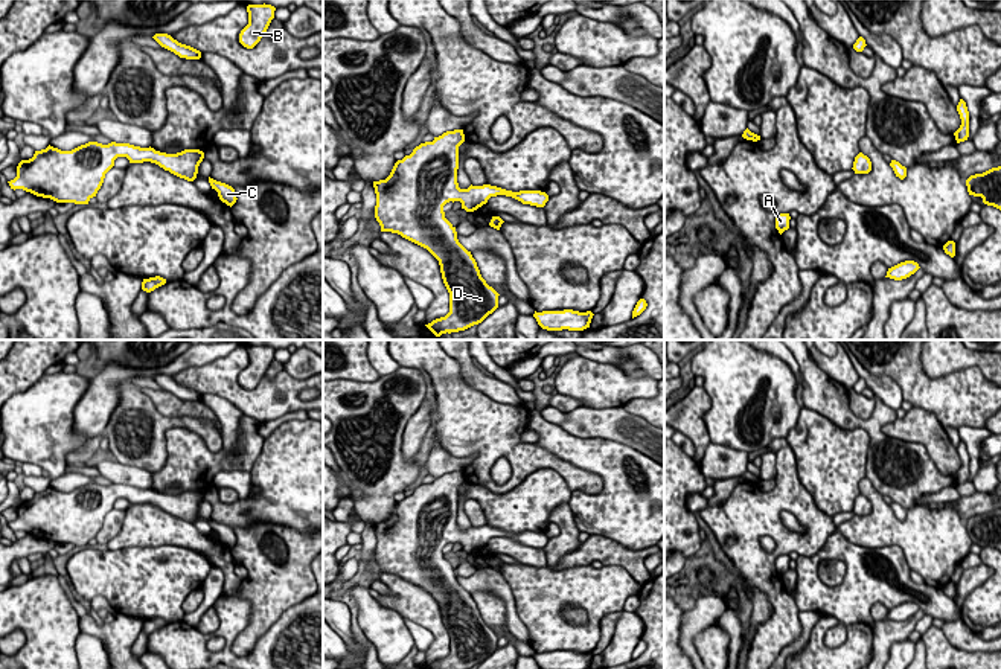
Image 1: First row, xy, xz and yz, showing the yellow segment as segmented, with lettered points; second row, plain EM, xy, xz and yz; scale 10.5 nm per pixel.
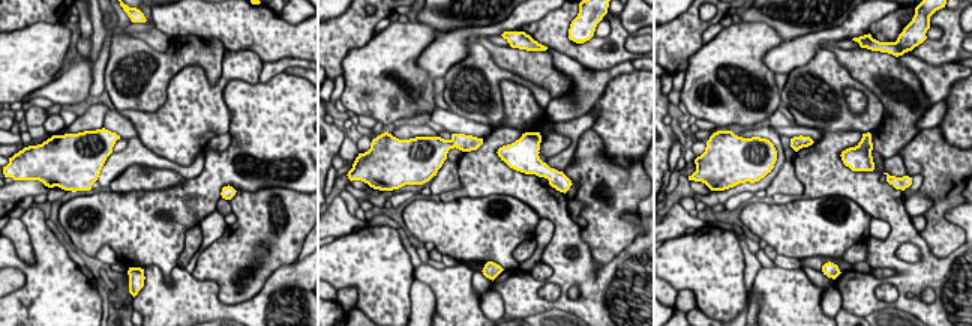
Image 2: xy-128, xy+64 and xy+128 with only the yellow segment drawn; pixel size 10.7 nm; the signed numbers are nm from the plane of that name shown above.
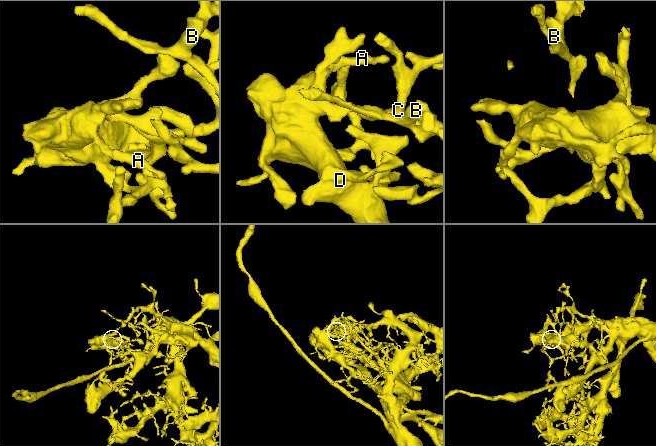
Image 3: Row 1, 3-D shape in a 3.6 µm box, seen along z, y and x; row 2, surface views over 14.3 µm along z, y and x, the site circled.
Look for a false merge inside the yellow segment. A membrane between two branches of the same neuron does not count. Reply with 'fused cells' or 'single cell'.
single cell

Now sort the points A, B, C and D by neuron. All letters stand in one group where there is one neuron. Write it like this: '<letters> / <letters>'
A B C D

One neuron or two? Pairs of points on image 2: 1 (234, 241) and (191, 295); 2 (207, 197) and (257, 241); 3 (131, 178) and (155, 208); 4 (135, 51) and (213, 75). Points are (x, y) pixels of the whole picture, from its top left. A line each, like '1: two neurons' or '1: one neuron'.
1: two neurons
2: two neurons
3: two neurons
4: one neuron

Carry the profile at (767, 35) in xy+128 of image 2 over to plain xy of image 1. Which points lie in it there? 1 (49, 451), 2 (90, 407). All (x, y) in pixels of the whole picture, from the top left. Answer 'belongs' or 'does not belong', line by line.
1: belongs
2: does not belong

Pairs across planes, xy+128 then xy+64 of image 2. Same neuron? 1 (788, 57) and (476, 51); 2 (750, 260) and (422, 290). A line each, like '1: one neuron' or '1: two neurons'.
1: two neurons
2: one neuron

